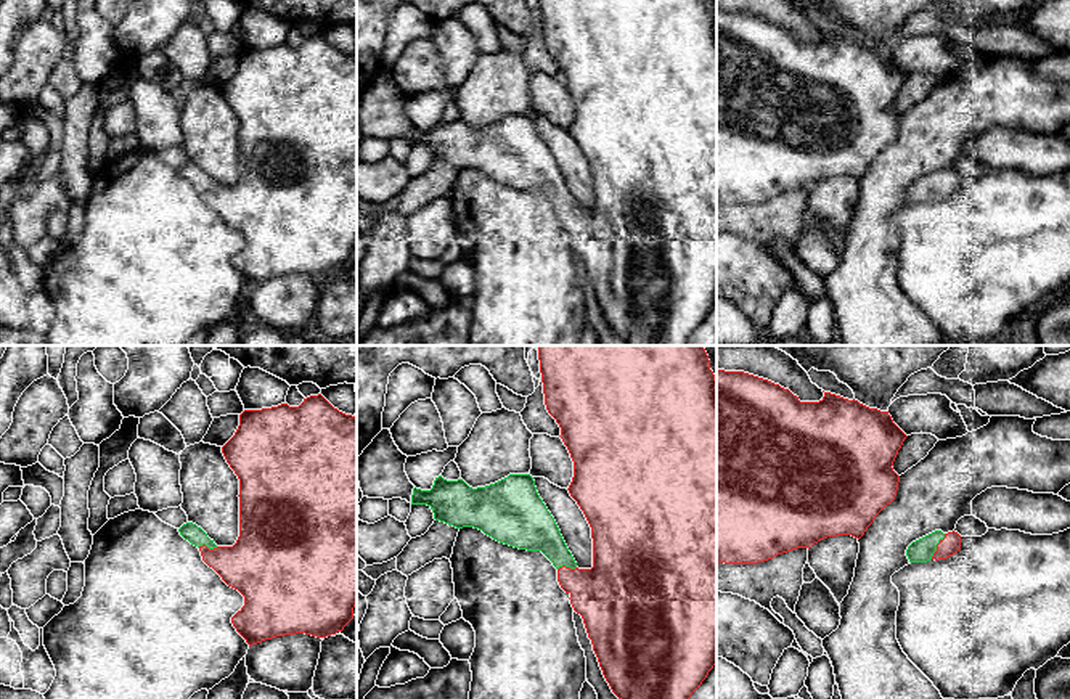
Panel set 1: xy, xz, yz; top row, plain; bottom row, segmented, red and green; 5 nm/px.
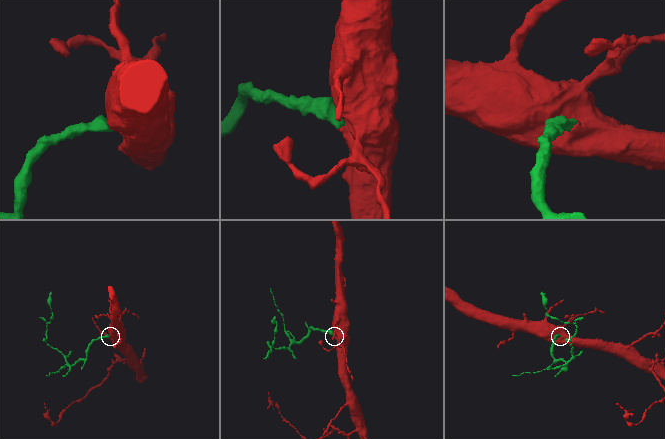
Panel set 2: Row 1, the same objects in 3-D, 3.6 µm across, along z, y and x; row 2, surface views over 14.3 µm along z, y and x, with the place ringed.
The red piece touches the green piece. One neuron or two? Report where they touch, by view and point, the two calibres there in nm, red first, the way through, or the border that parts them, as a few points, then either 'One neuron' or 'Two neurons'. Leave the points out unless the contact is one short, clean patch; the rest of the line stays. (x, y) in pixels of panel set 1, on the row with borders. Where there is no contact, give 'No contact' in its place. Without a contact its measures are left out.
Touches red at yz (937, 547). Thickness 100 nm (red) against 120 nm. Path across: yz (950, 545), (937, 547), (921, 550). One neuron

